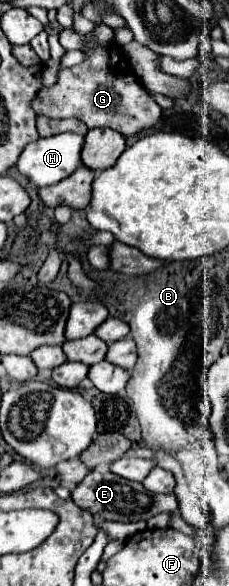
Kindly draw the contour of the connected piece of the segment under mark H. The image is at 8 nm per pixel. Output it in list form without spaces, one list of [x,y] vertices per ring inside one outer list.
[[[73,132],[39,138],[37,142],[25,146],[17,168],[35,186],[57,184],[81,166],[83,142],[85,138]]]

